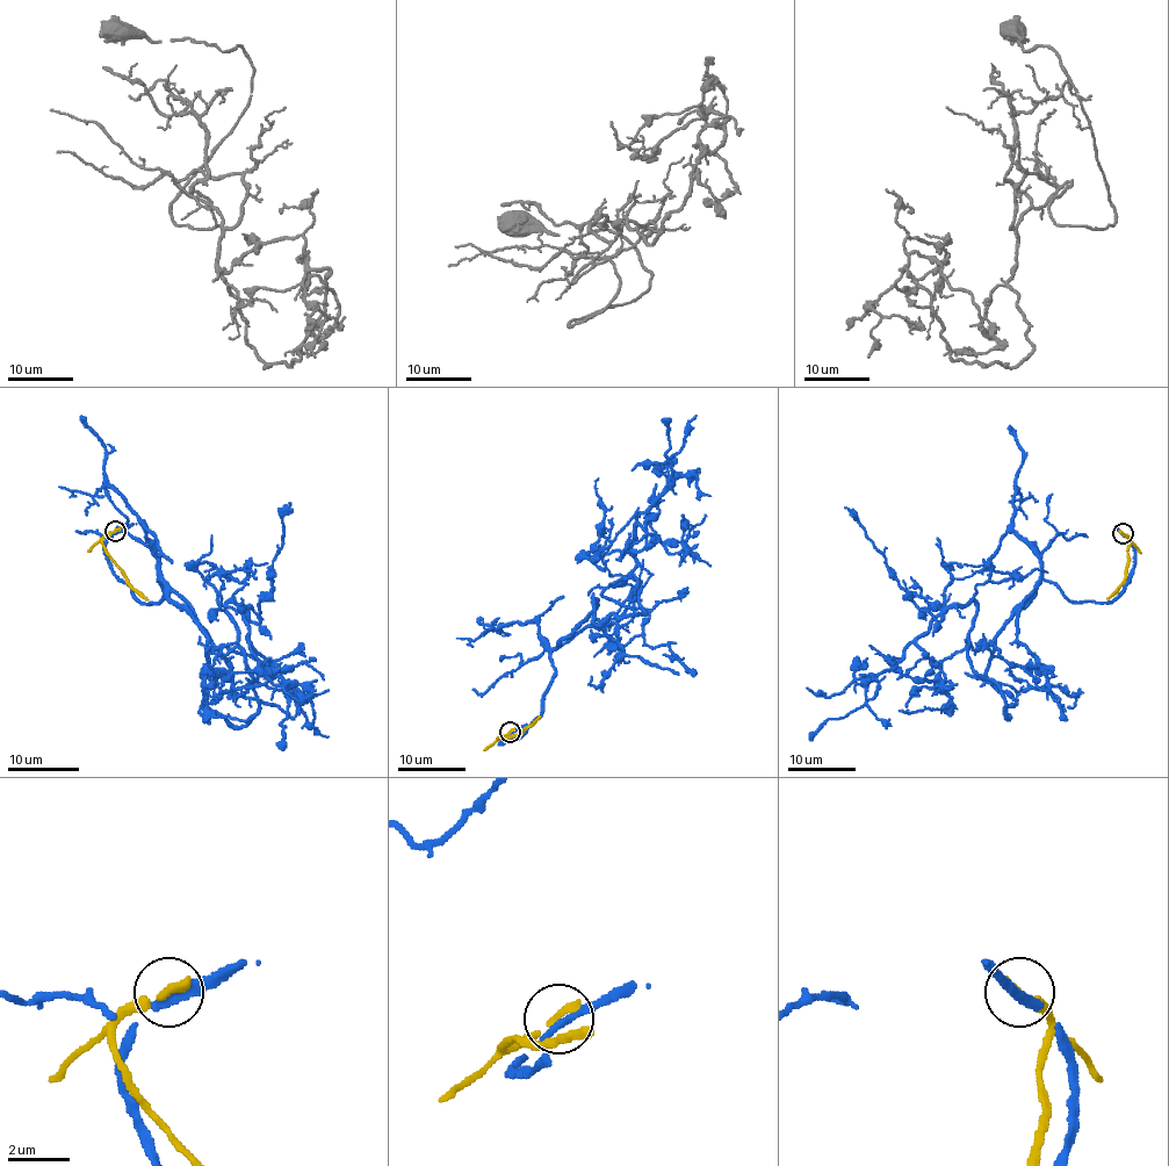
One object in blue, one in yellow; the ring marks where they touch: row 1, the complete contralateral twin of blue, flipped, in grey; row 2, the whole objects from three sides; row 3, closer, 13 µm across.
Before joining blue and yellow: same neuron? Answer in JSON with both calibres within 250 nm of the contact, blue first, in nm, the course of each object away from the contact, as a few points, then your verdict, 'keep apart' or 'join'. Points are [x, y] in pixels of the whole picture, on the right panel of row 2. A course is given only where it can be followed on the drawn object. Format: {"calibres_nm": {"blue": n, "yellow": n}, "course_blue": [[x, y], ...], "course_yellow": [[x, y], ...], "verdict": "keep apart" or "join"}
{"calibres_nm": {"blue": 360, "yellow": 280}, "course_blue": [[1123, 534], [1116, 598], [1043, 580], [1020, 605], [1038, 664], [974, 649], [976, 605], [946, 606], [809, 740]], "course_yellow": [[1123, 534], [1130, 540], [1126, 580], [1108, 598]], "verdict": "keep apart"}

